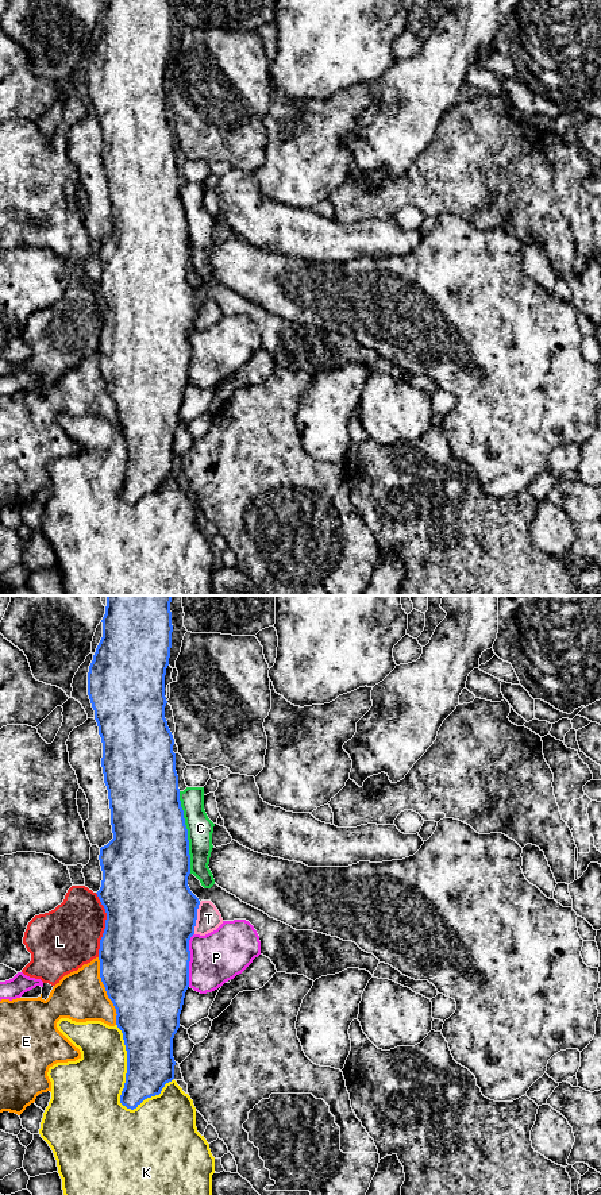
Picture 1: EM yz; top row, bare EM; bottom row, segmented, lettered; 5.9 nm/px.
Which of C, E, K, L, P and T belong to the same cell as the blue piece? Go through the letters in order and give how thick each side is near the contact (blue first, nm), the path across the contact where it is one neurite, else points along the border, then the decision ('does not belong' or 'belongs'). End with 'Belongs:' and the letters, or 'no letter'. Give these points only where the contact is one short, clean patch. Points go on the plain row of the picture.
C: 460/160 nm | does not belong
E: 500/300 nm | does not belong
K: 300/360 nm | does not belong
L: 500/380 nm | does not belong
P: 500/300 nm | does not belong
T: 500/140 nm | along yz (200, 297), (196, 305), (193, 328) | does not belong
Belongs: no letter

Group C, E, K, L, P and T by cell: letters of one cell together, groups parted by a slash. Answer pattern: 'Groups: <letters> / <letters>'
Groups: C / E / K / L T / P

